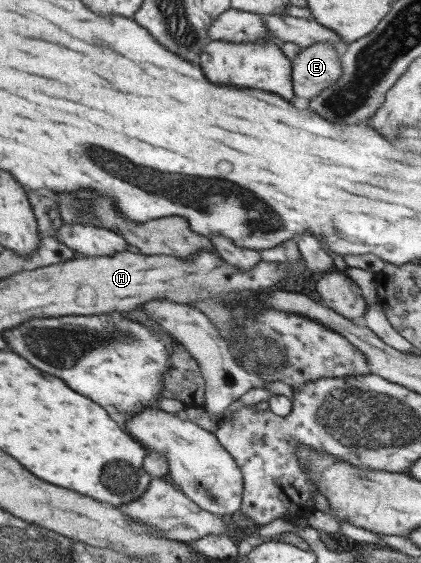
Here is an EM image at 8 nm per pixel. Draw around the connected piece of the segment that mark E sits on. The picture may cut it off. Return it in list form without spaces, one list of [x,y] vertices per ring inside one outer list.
[[[328,42],[312,44],[296,53],[291,71],[294,96],[309,100],[336,83],[340,76],[340,55]]]

